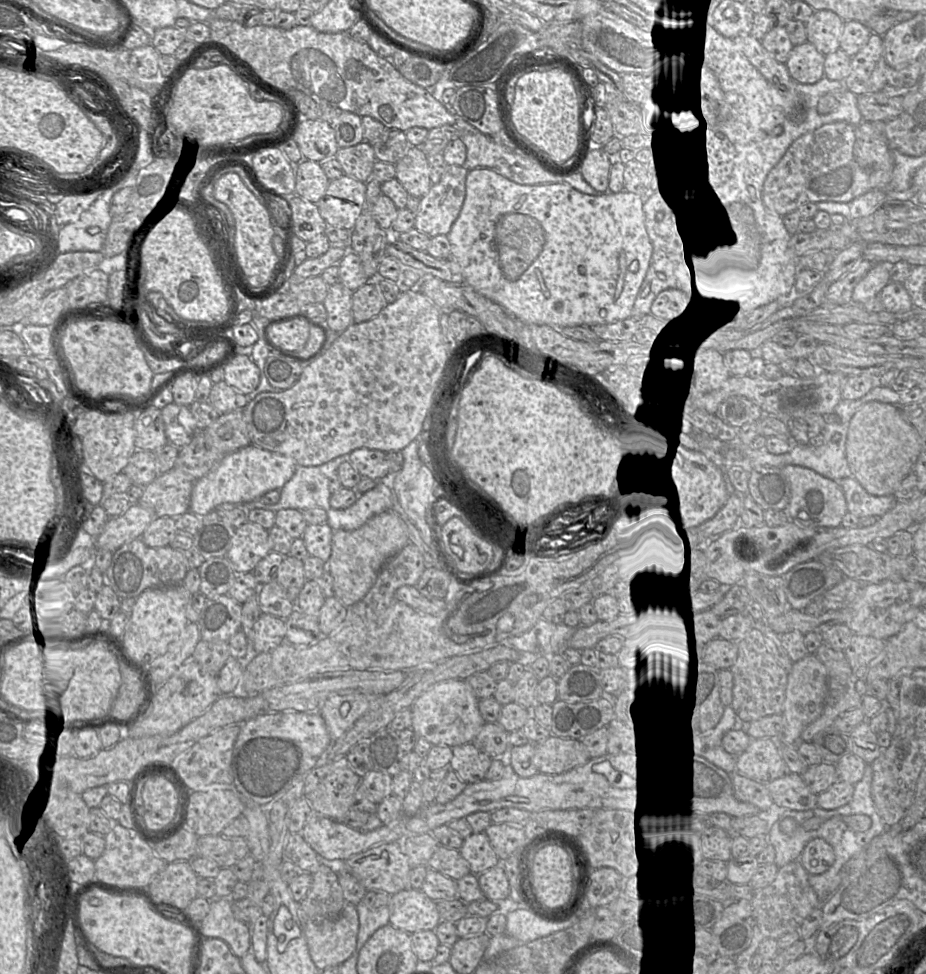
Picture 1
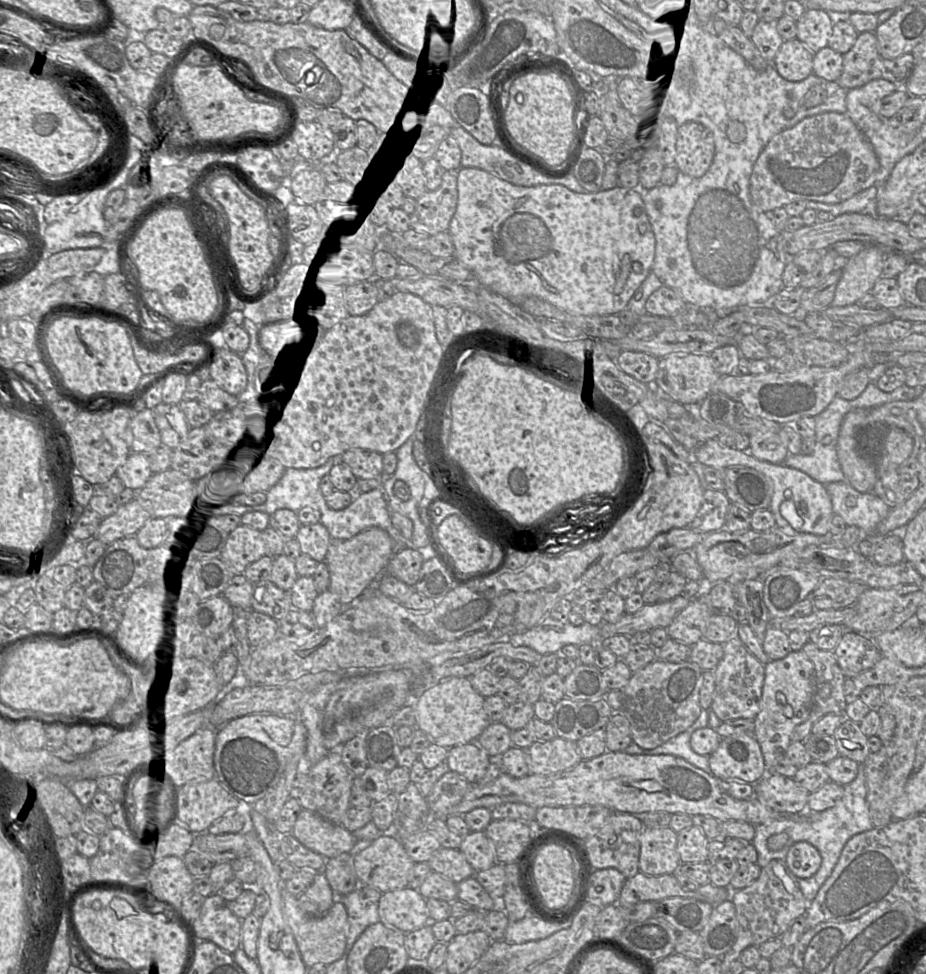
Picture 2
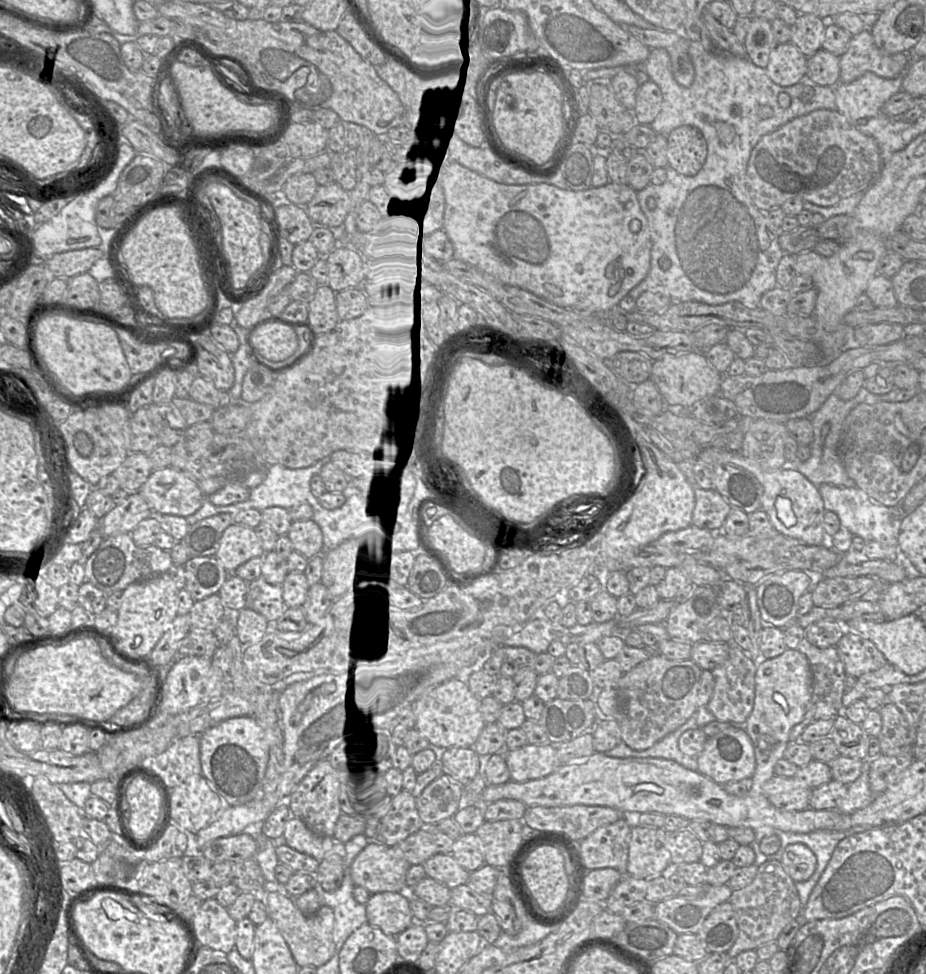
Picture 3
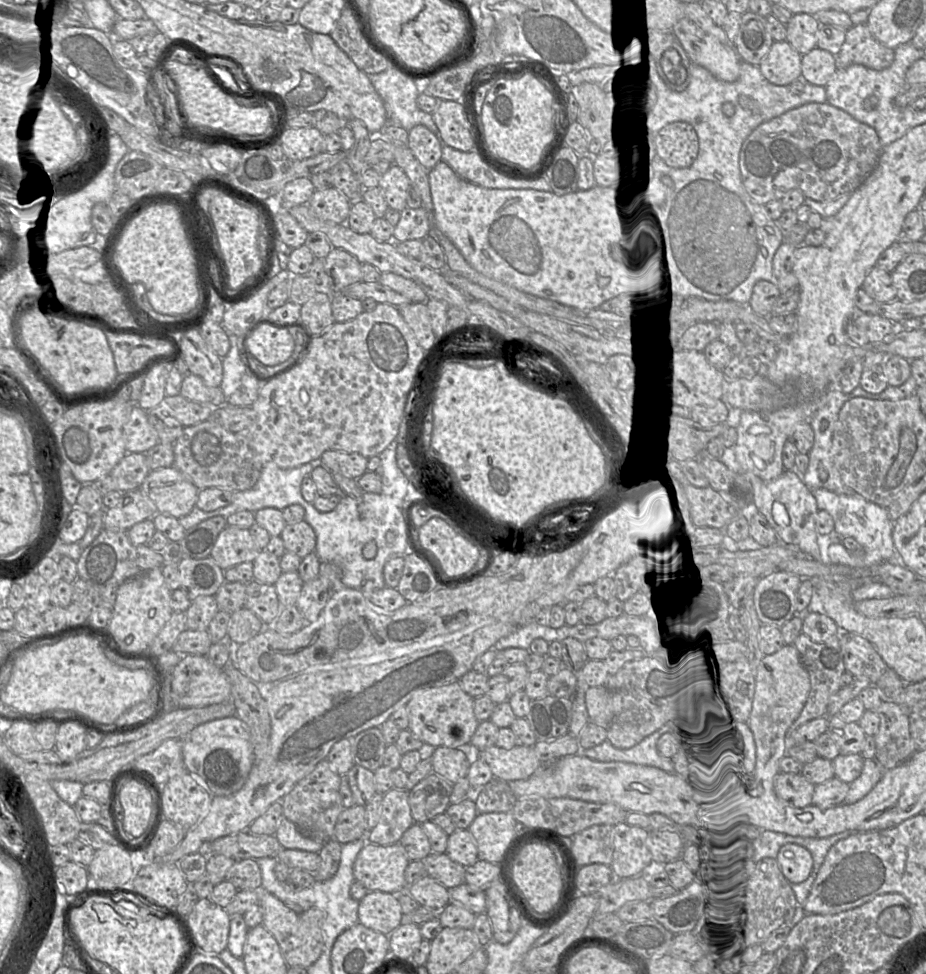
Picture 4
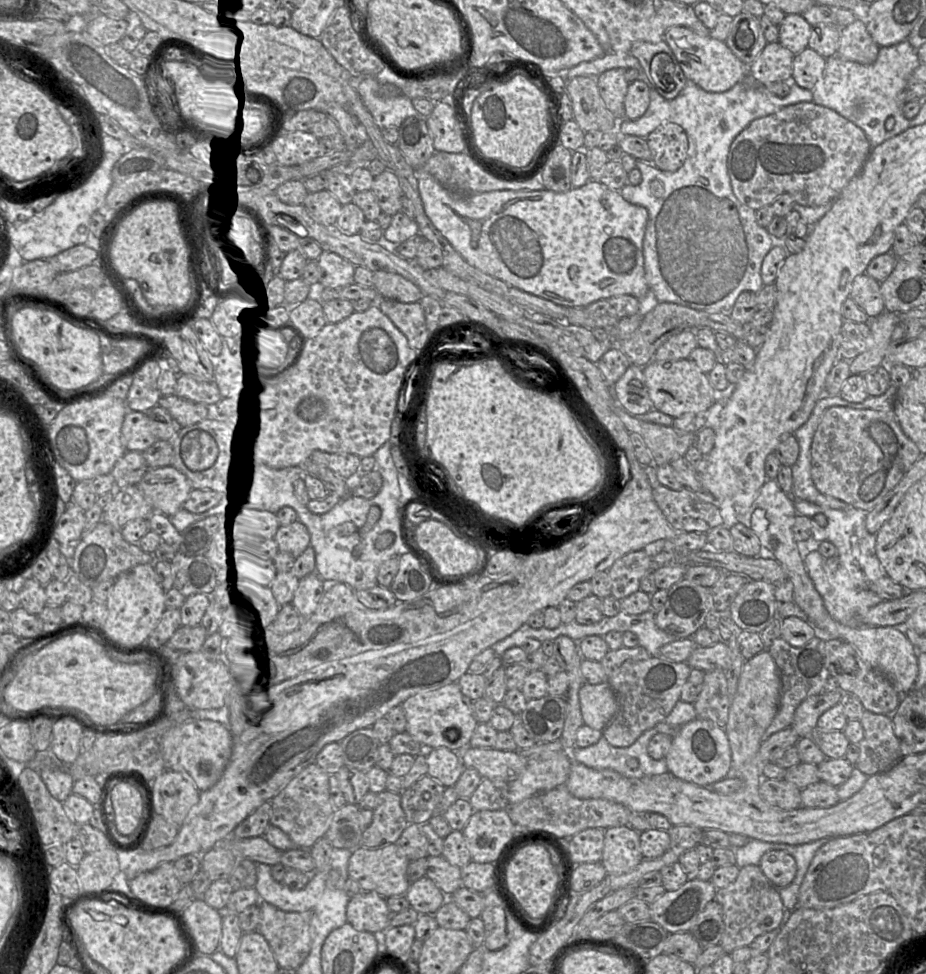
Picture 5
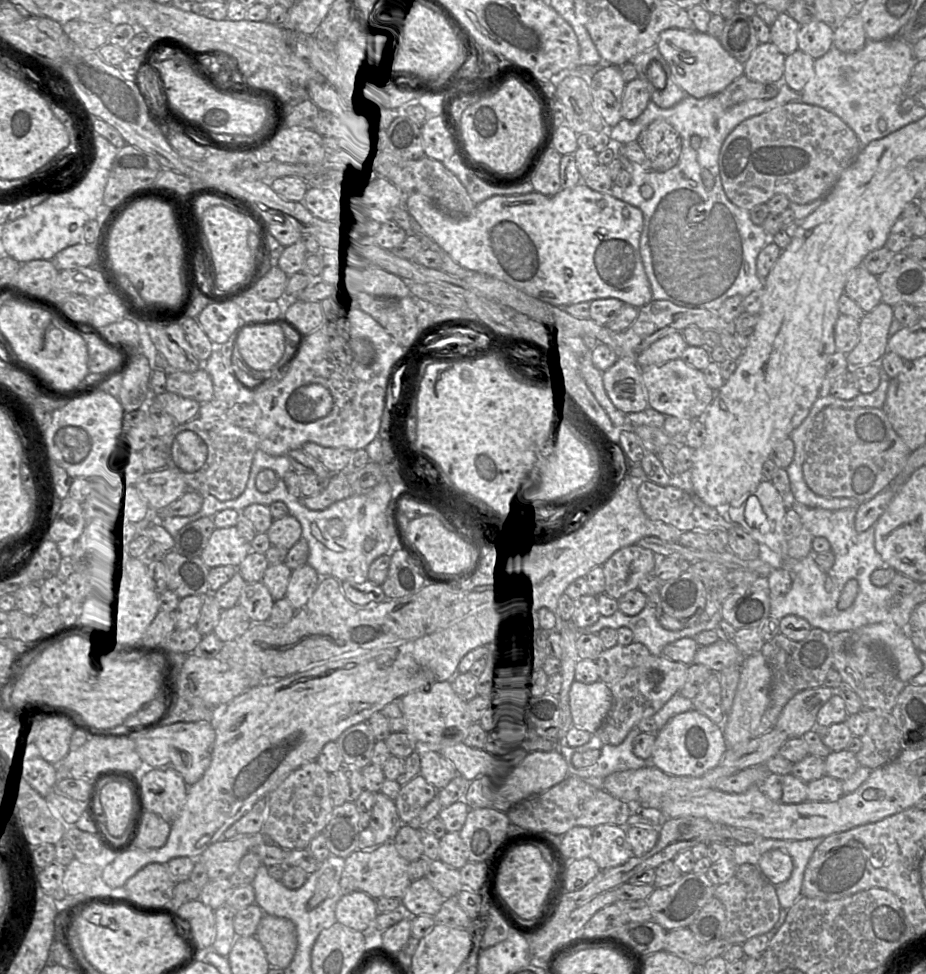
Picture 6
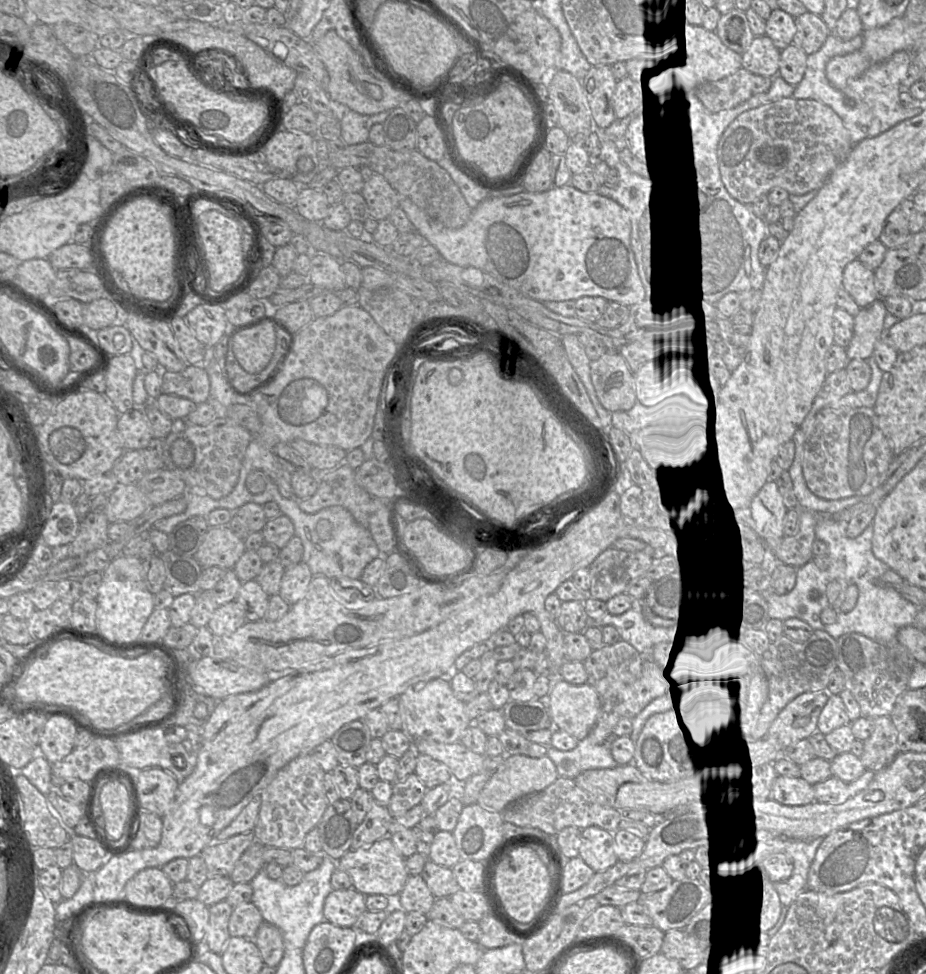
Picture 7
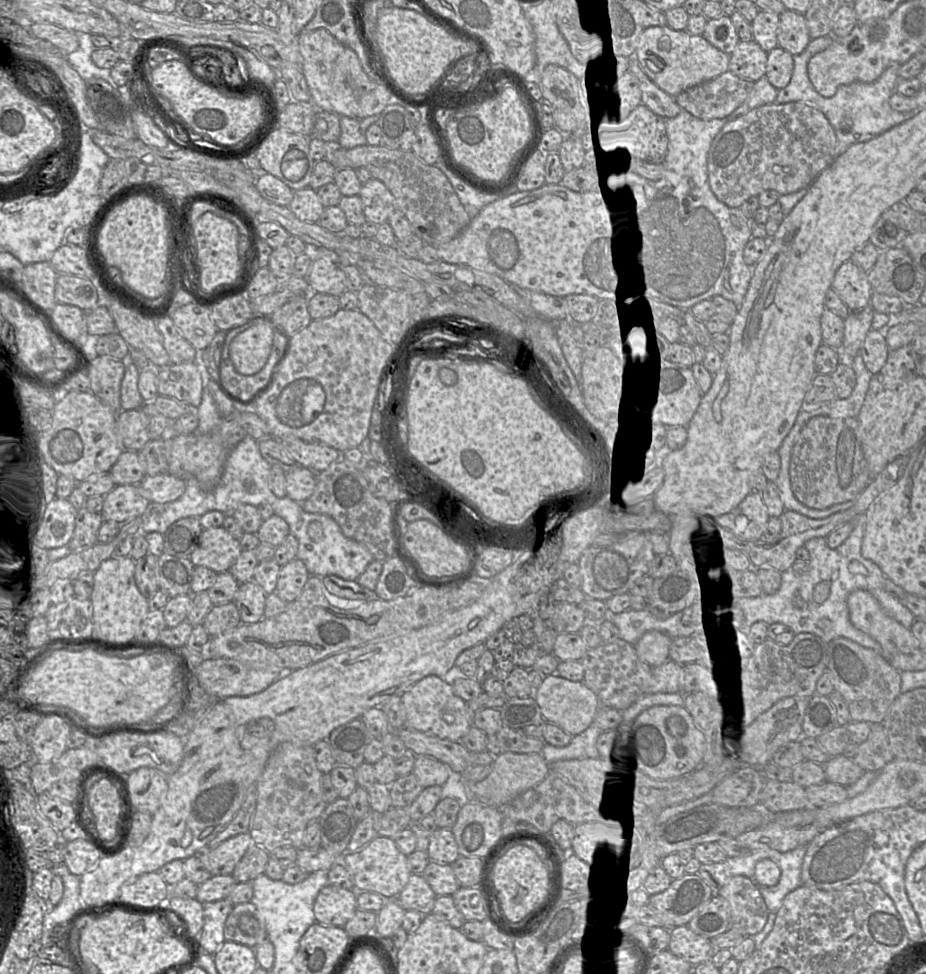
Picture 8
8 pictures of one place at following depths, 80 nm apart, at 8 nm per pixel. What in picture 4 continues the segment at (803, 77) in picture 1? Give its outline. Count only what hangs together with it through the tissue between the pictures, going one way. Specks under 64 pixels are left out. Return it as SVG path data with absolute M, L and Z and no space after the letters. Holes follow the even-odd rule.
M784 40L772 44L759 69L772 84L786 86L801 77L801 61L802 55Z

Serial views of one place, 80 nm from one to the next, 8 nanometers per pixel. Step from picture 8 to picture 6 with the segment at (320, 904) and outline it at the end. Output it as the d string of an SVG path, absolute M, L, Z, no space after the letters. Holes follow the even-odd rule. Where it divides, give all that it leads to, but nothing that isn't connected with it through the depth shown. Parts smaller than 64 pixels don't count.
M360 890L344 894L338 901L335 911L338 923L357 931L372 928L378 914L376 899Z

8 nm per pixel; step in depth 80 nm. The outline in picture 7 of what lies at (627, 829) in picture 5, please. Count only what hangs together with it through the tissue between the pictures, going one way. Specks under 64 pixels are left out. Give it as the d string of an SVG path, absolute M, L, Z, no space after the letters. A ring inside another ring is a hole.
M590 826L581 831L579 857L594 871L601 872L614 866L617 862L615 854L614 833L596 826Z

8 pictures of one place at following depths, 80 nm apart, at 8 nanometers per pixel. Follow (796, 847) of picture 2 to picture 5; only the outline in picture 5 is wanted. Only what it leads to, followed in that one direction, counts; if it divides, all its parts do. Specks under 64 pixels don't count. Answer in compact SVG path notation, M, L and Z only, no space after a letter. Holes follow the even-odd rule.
M784 850L767 851L762 856L759 867L777 888L788 886L795 878L797 871L794 857Z

